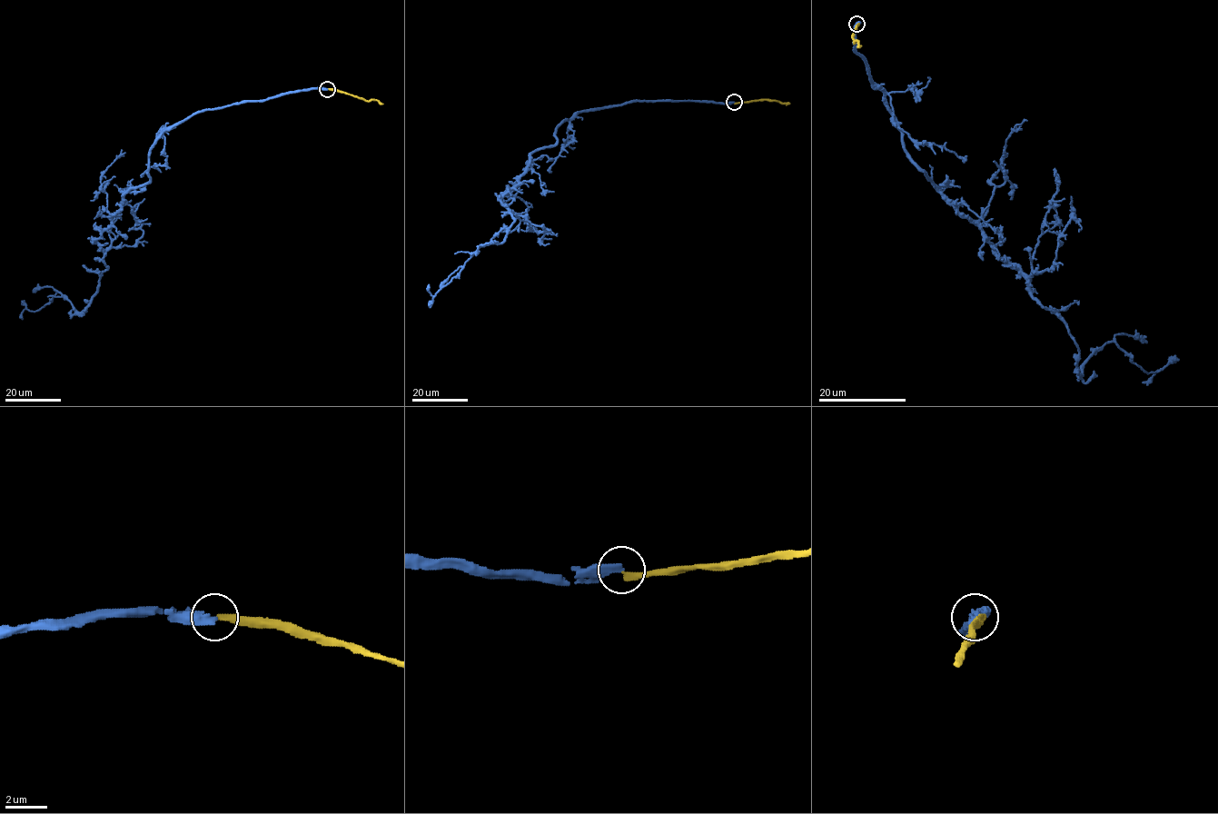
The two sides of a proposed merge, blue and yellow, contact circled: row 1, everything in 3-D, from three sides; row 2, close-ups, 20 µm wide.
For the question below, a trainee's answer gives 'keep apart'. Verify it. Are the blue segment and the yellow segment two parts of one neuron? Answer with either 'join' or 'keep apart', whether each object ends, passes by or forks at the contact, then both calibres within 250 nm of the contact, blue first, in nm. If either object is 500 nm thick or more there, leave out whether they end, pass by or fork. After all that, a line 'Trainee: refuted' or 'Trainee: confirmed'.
keep apart; blue ends; yellow ends; calibres 360 and 280 nm
Trainee: confirmed

